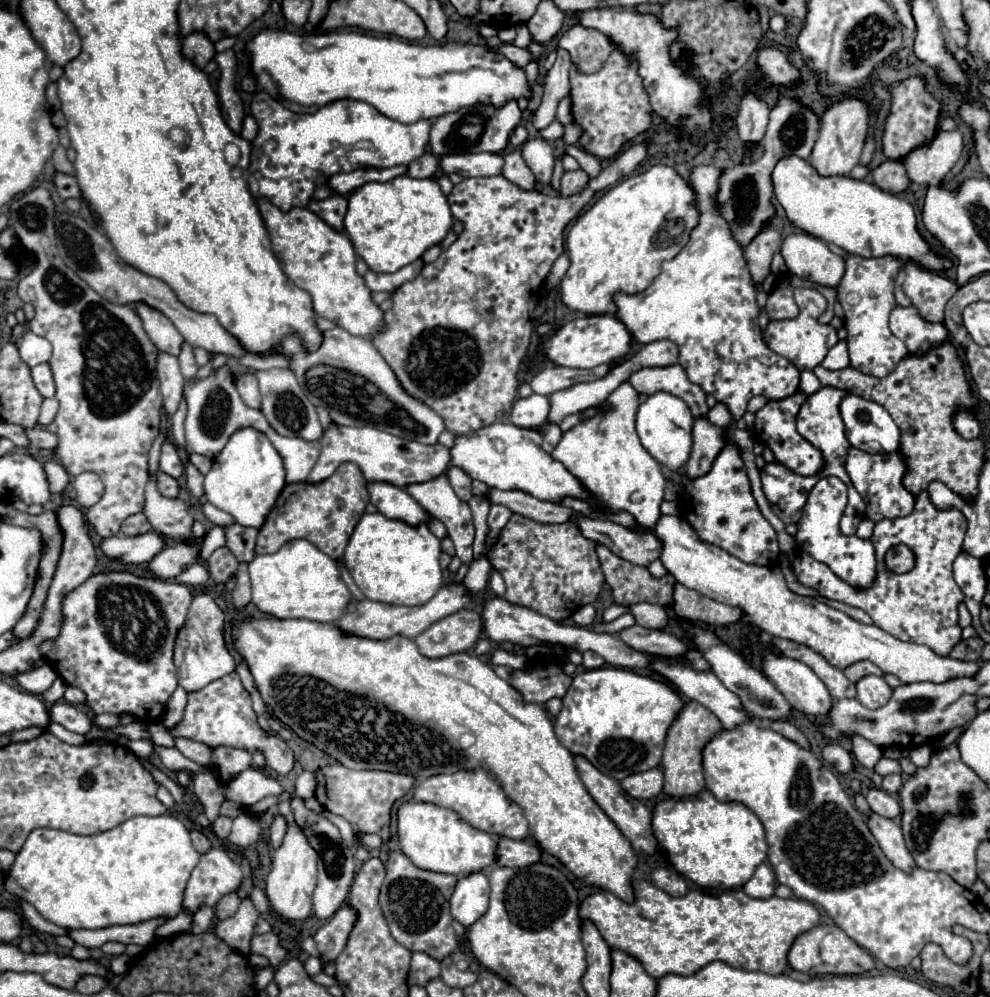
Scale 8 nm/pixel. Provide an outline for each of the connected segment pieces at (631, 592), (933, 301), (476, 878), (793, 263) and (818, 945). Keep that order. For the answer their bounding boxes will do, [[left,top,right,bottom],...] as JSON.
[[596,546,676,606],[896,264,958,322],[450,872,488,928],[782,234,844,288],[788,924,874,976]]

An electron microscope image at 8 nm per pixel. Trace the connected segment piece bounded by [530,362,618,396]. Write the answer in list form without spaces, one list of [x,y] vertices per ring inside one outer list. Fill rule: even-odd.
[[[610,362],[610,364],[600,364],[596,368],[590,370],[572,370],[572,368],[560,368],[560,366],[550,366],[544,368],[540,372],[536,372],[530,380],[530,386],[536,394],[544,394],[550,396],[558,390],[570,388],[574,384],[580,382],[594,382],[598,378],[604,378],[618,362]]]

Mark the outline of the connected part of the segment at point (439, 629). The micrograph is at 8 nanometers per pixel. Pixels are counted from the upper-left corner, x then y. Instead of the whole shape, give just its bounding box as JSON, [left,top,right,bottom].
[414,610,482,658]

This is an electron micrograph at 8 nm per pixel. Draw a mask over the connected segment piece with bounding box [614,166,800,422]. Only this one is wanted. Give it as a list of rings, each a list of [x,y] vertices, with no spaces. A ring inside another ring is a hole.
[[[698,166],[690,174],[690,186],[694,188],[696,206],[700,210],[700,222],[694,228],[692,236],[700,236],[700,244],[698,240],[692,240],[676,258],[664,262],[662,272],[644,292],[616,292],[614,316],[626,326],[636,344],[648,344],[664,338],[678,344],[678,363],[682,368],[686,368],[688,378],[698,384],[706,394],[712,394],[718,402],[726,404],[732,414],[732,420],[738,422],[746,412],[748,400],[754,396],[764,396],[766,400],[784,400],[796,394],[800,384],[800,370],[790,360],[770,350],[762,338],[762,330],[758,328],[756,290],[752,286],[742,248],[732,240],[728,224],[724,224],[724,220],[720,220],[720,214],[716,212],[714,198],[718,176],[720,168],[716,166]]]

